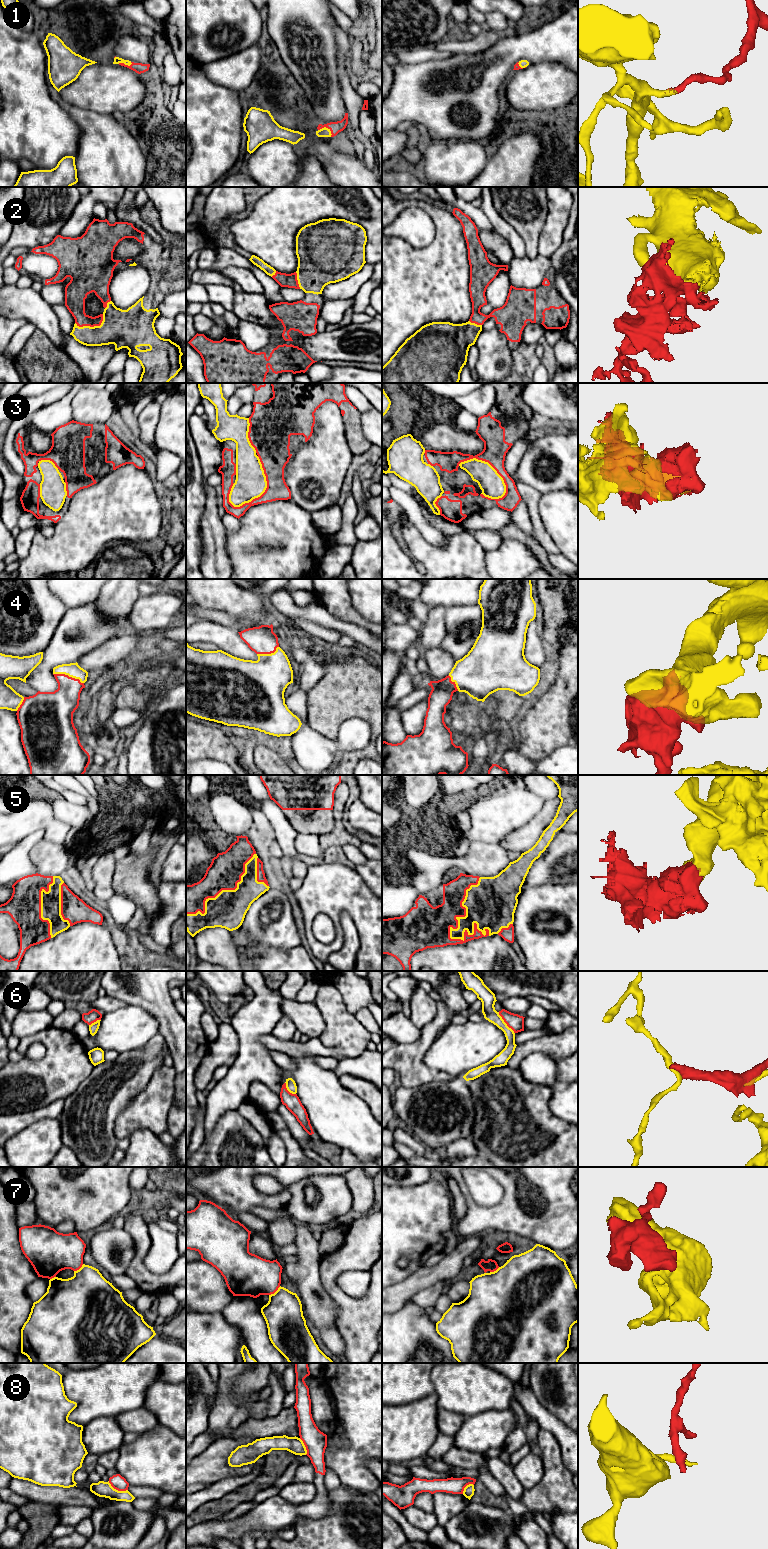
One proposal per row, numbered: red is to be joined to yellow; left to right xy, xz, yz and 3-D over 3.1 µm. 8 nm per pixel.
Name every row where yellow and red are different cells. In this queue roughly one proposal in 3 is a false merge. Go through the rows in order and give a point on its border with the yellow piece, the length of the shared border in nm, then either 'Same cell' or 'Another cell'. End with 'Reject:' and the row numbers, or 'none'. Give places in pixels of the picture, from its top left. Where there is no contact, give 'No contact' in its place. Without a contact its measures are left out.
1: Touches yellow at xz (325, 127). Shared border 130 nm. Same cell
2: Touches yellow at xy (92, 327). Shared border 240 nm. Same cell
3: Touches yellow at xz (265, 489). Shared border 460 nm. Another cell
4: Touches yellow at xy (68, 675). Shared border 260 nm. Same cell
5: Touches yellow at yz (466, 912). Shared border 550 nm. Same cell
6: Touches yellow at yz (505, 1023). Shared border 220 nm. Another cell
7: Touches yellow at xz (275, 1292). Shared border 120 nm. Another cell
8: Touches yellow at xy (117, 1490). Shared border 180 nm. Another cell
Reject: 3, 6, 7, 8

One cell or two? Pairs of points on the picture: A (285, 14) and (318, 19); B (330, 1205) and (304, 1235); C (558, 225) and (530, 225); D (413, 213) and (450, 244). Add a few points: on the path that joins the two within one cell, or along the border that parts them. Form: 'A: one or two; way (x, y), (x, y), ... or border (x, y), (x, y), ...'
A: one; way (293, 14), (310, 19)
B: two; border (303, 1223), (307, 1226)
C: two; border (548, 202), (545, 223), (537, 248)
D: two; border (424, 210), (434, 224), (435, 237), (419, 248)

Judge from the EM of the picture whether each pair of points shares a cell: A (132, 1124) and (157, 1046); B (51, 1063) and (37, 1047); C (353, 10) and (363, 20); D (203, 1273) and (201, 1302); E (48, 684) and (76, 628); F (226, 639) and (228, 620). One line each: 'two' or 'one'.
A: two
B: two
C: one
D: one
E: one
F: two

